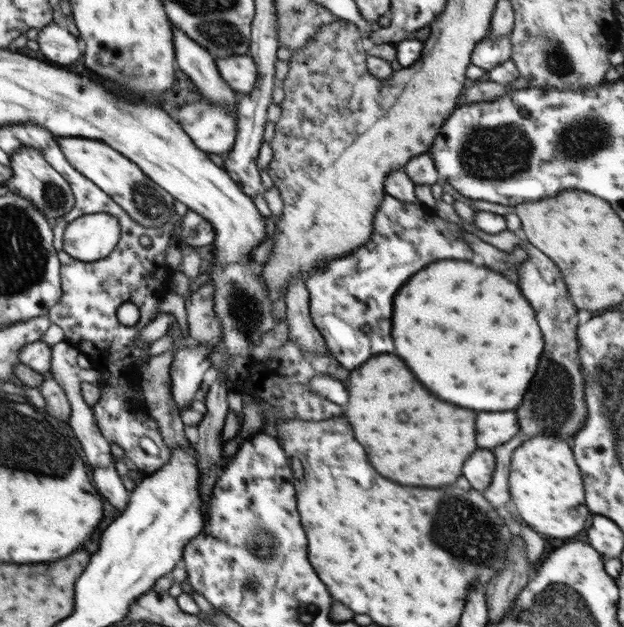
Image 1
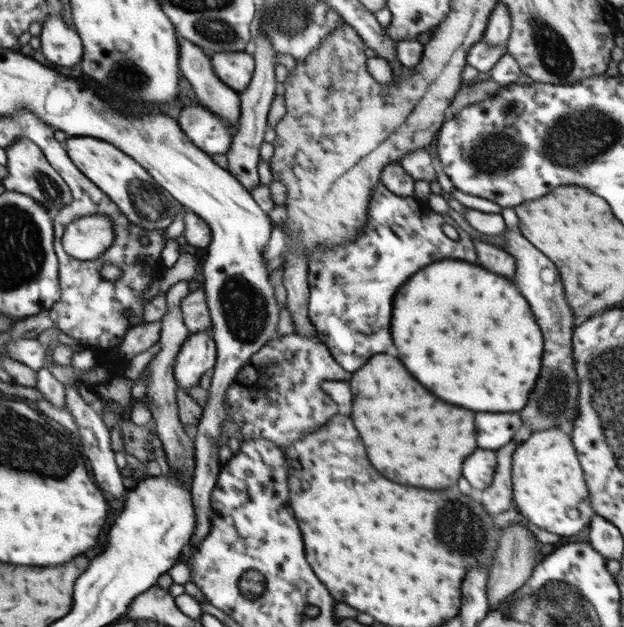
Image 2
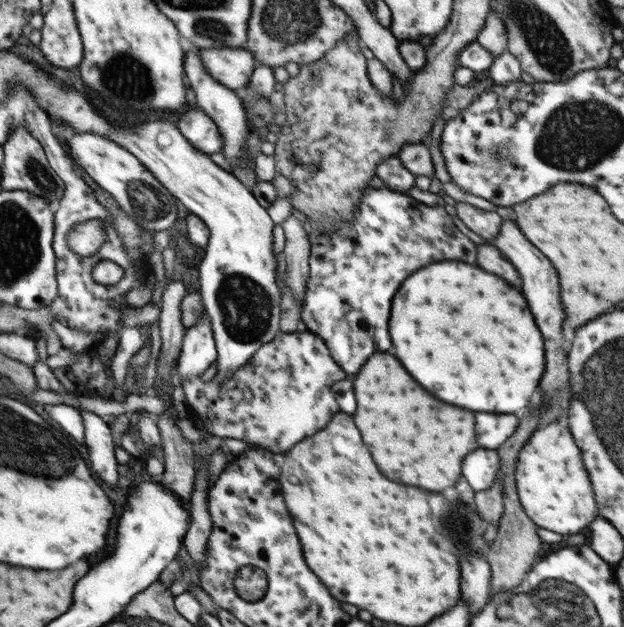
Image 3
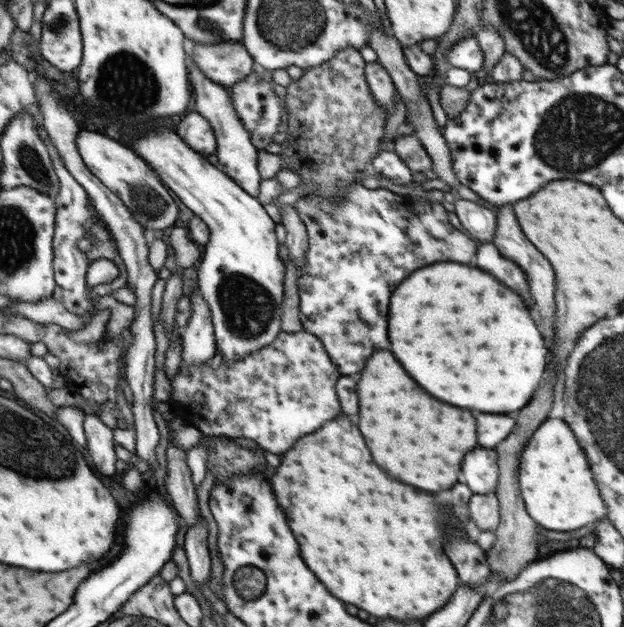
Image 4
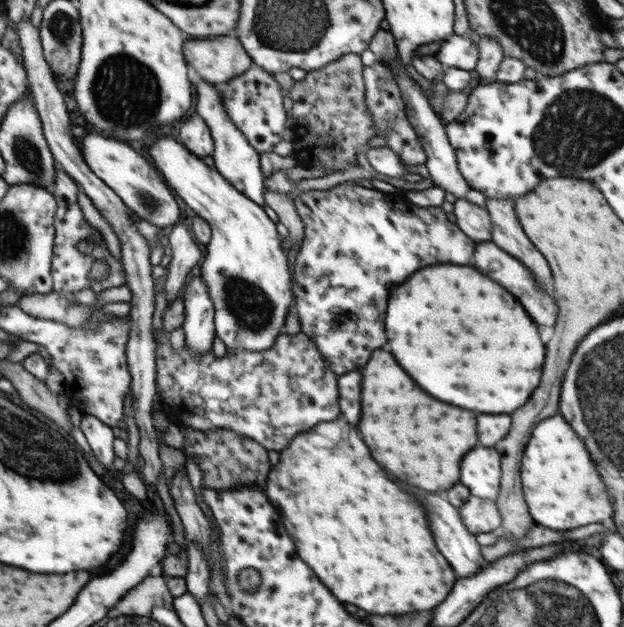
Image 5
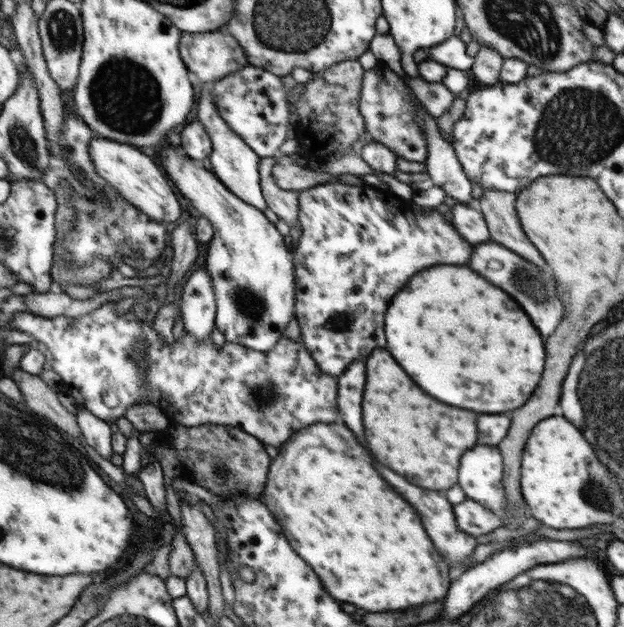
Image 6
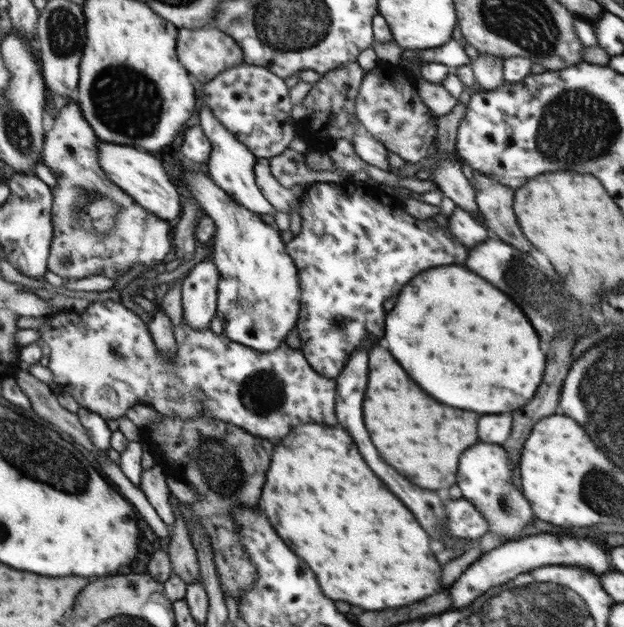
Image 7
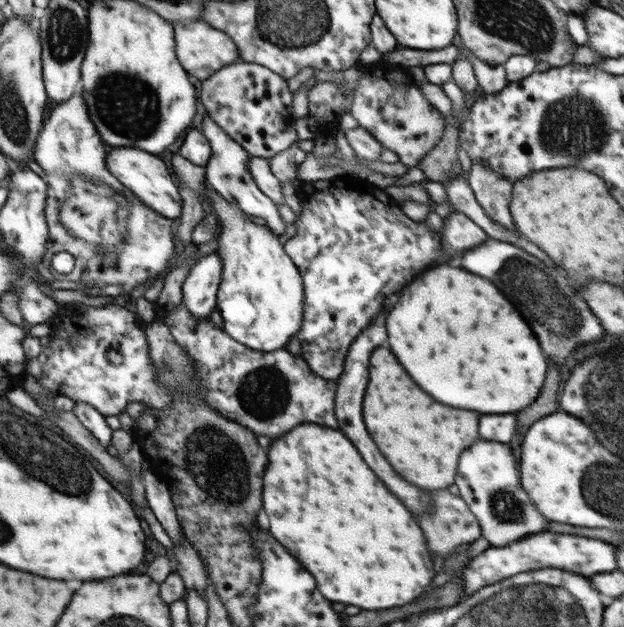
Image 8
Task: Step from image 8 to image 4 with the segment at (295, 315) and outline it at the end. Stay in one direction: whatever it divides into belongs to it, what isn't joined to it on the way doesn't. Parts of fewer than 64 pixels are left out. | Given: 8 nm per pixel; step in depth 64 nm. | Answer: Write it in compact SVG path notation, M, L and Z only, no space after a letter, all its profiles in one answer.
M156 128L148 136L132 142L135 151L168 187L197 217L200 217L210 231L209 241L204 245L204 256L199 260L198 289L206 299L212 315L215 342L223 355L222 363L236 361L250 353L272 344L282 331L282 304L284 304L285 263L280 258L280 245L274 227L276 224L266 213L263 205L246 190L228 177L222 170L212 166L204 155L197 154L187 146L178 134Z

